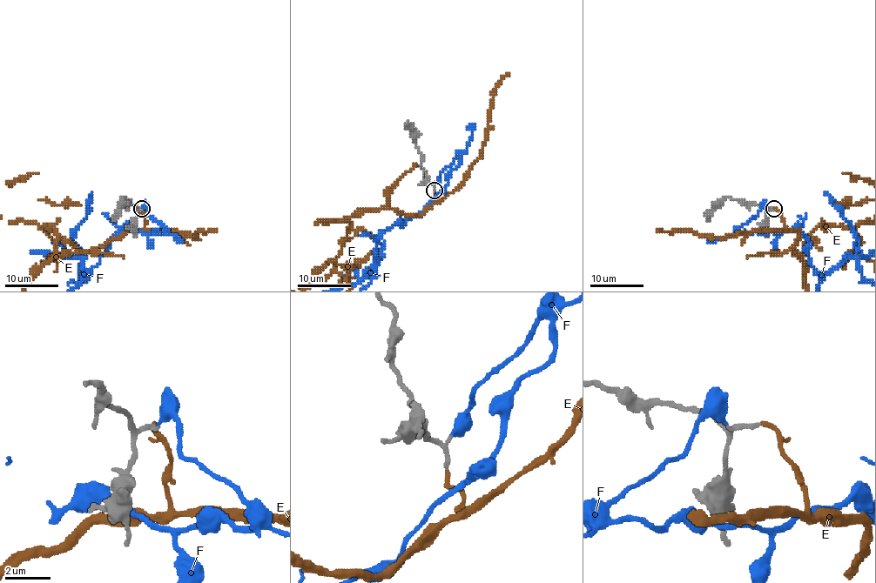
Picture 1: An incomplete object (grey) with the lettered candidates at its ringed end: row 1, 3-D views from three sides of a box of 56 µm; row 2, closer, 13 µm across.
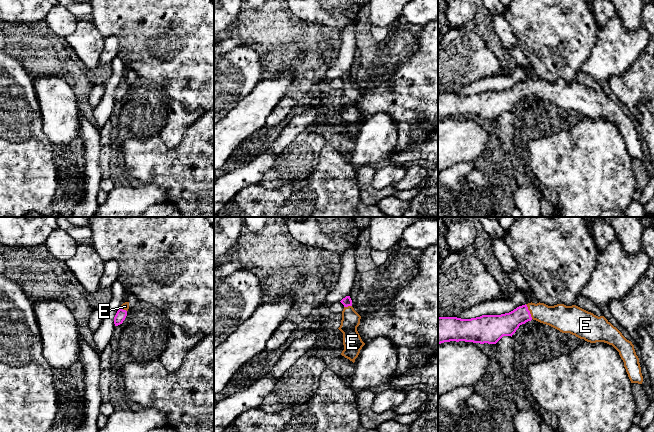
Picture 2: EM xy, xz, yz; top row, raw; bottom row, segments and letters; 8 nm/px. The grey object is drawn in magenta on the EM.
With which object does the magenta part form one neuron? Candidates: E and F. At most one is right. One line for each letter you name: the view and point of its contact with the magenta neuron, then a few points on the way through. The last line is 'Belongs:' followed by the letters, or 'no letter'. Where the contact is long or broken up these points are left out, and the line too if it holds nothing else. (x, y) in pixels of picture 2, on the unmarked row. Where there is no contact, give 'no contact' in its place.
E: contact yz (529, 87); way yz (506, 100), (529, 87), (559, 92)
Belongs: E

